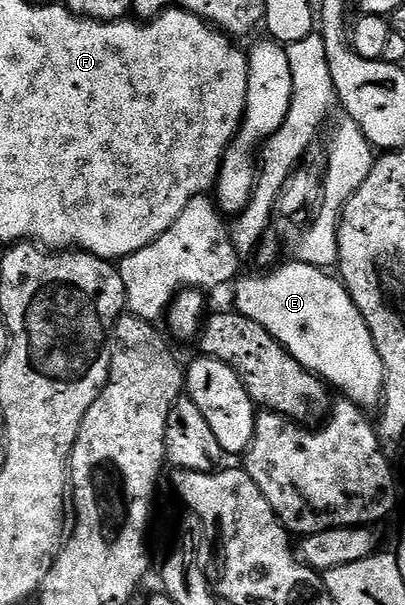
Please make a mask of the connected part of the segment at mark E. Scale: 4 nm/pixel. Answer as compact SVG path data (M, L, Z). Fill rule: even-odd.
M300 261L292 262L266 275L238 278L233 287L237 287L233 291L237 314L251 317L251 321L263 325L263 329L267 329L267 333L271 333L271 337L275 337L275 341L279 341L279 345L283 345L283 349L287 349L287 353L291 353L291 357L303 365L303 369L321 376L330 388L338 387L344 398L359 404L362 409L376 408L383 393L383 361L379 361L379 352L375 349L375 341L371 341L371 329L367 329L363 313L355 309L351 293L347 293L345 284L336 274Z

